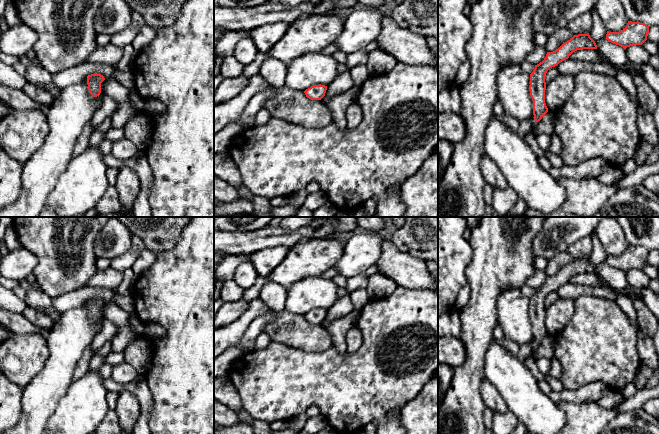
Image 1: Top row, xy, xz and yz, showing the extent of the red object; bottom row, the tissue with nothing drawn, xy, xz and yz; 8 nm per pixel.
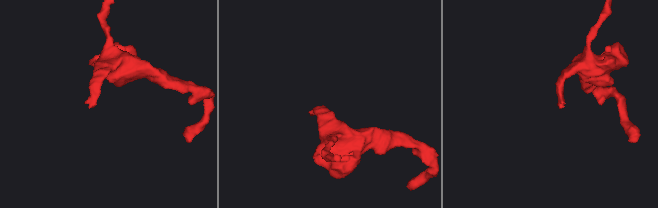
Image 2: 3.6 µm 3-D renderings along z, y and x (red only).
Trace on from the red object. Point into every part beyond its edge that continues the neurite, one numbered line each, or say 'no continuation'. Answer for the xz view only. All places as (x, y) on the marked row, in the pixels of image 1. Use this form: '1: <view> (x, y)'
no continuation

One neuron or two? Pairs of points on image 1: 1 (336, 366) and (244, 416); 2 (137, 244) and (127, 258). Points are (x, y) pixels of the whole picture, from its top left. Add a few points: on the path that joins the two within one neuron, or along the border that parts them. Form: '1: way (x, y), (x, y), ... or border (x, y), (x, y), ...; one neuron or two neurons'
1: border (243, 407), (253, 418), (267, 423); two neurons
2: way (137, 247), (130, 255); one neuron

